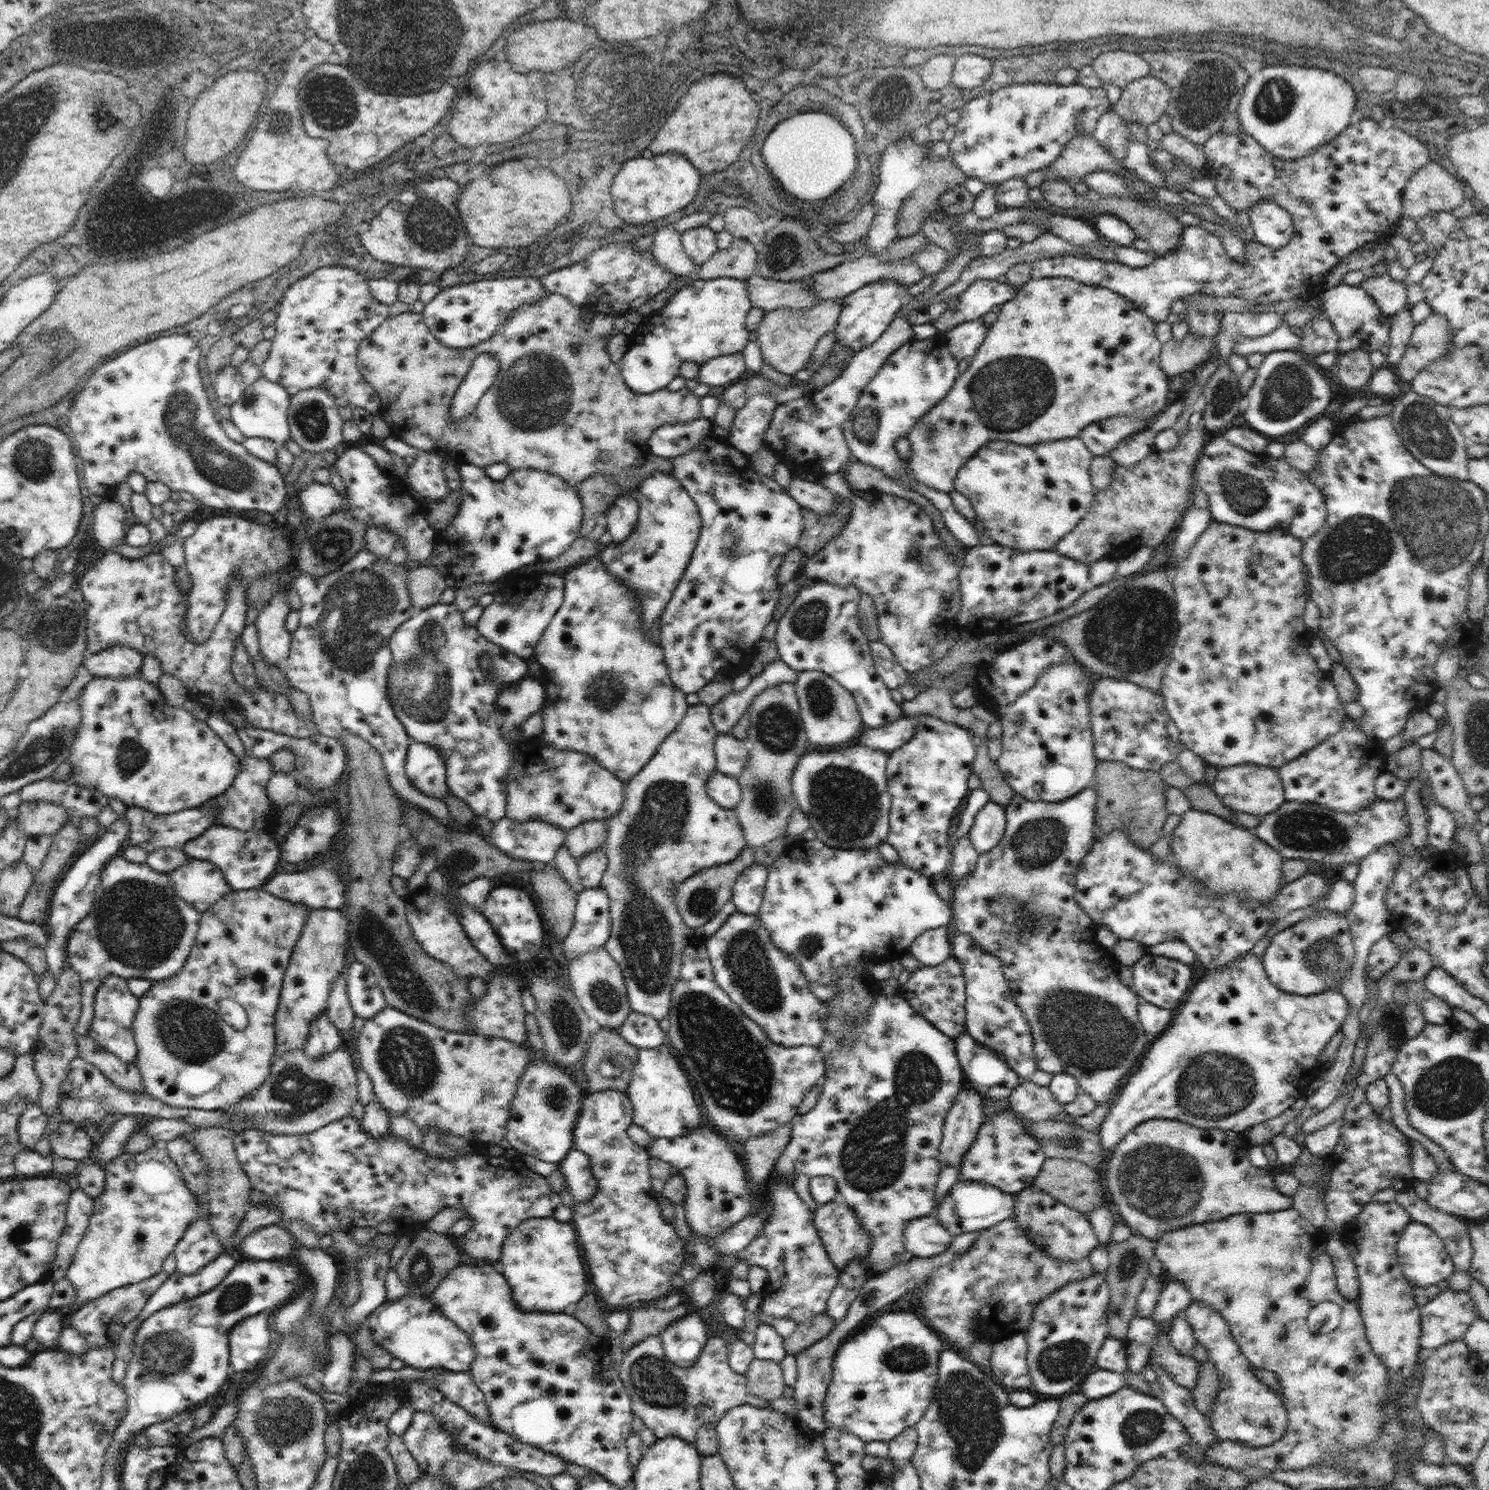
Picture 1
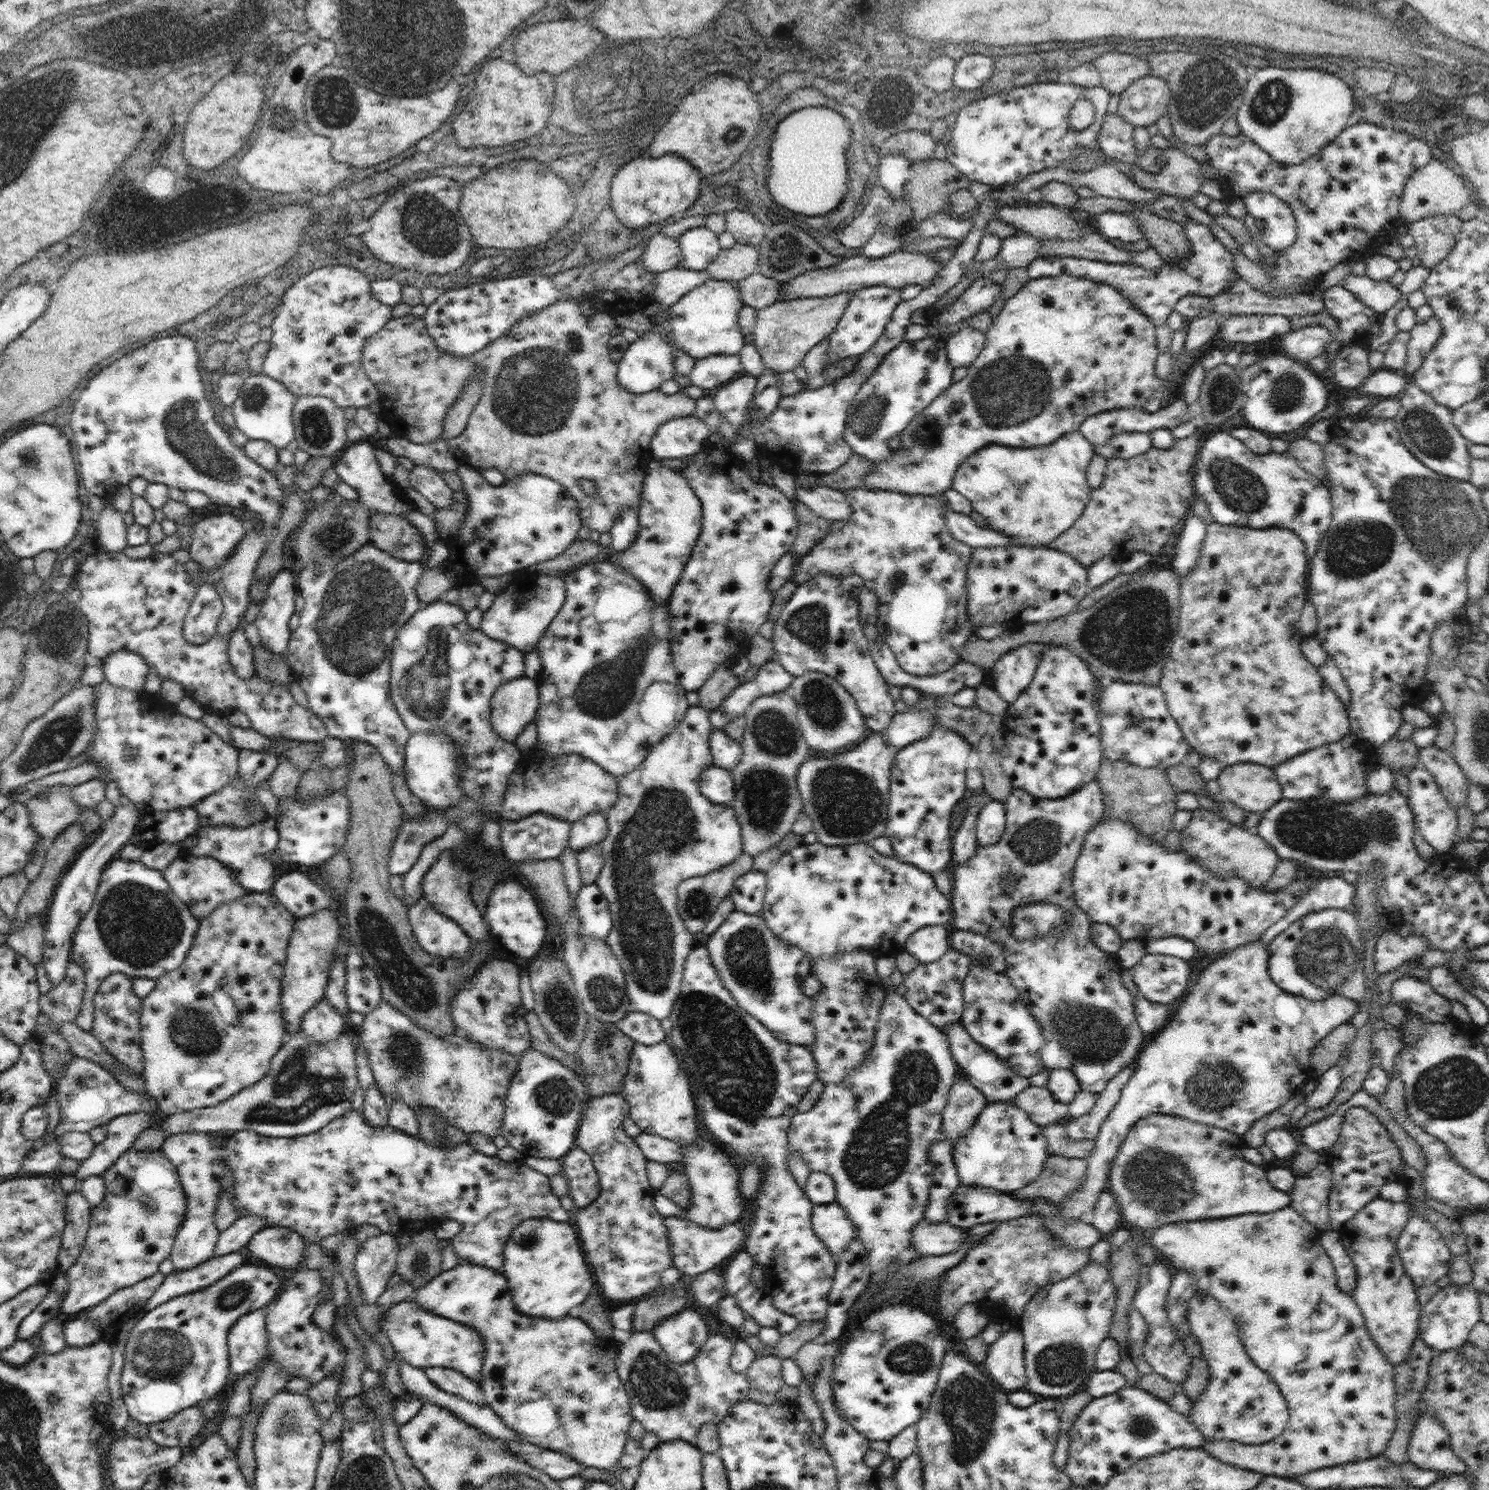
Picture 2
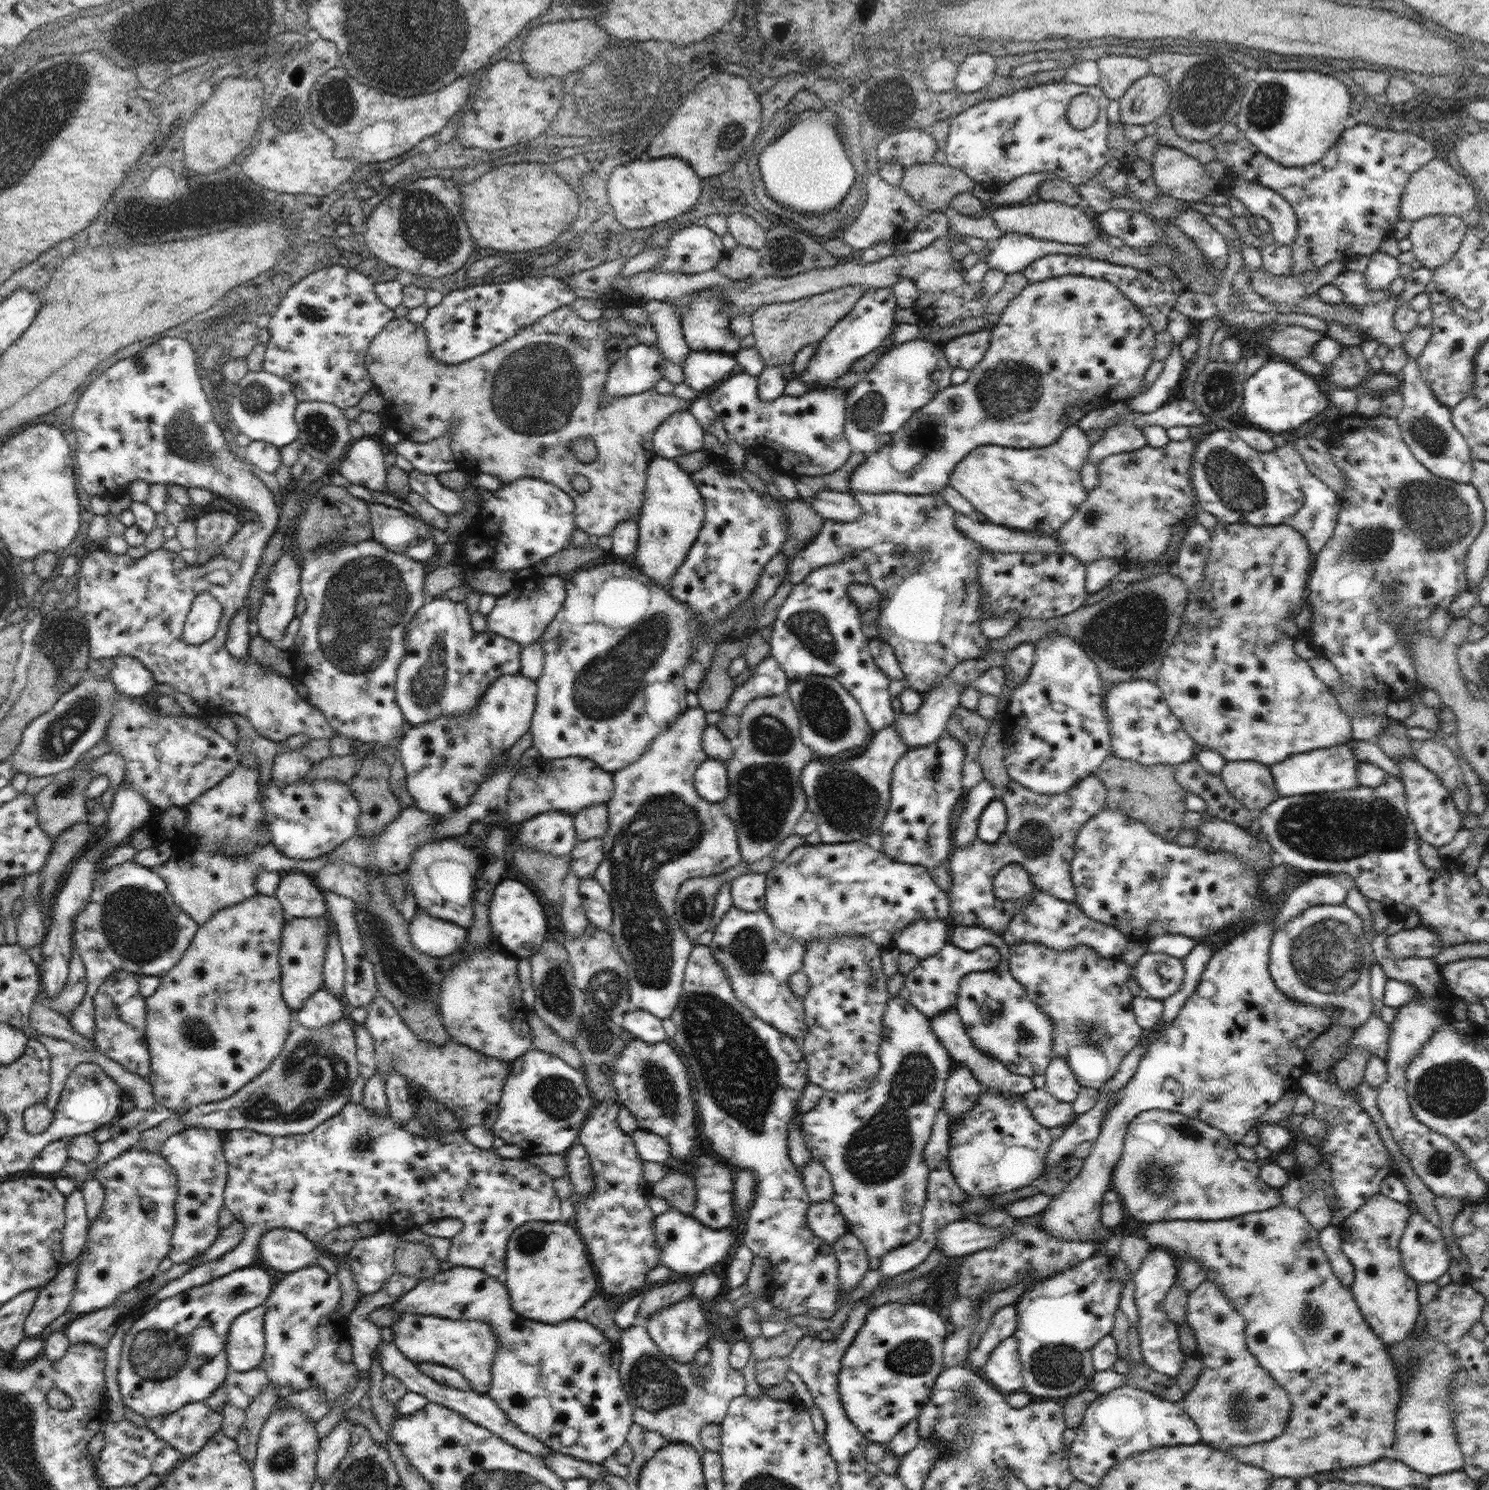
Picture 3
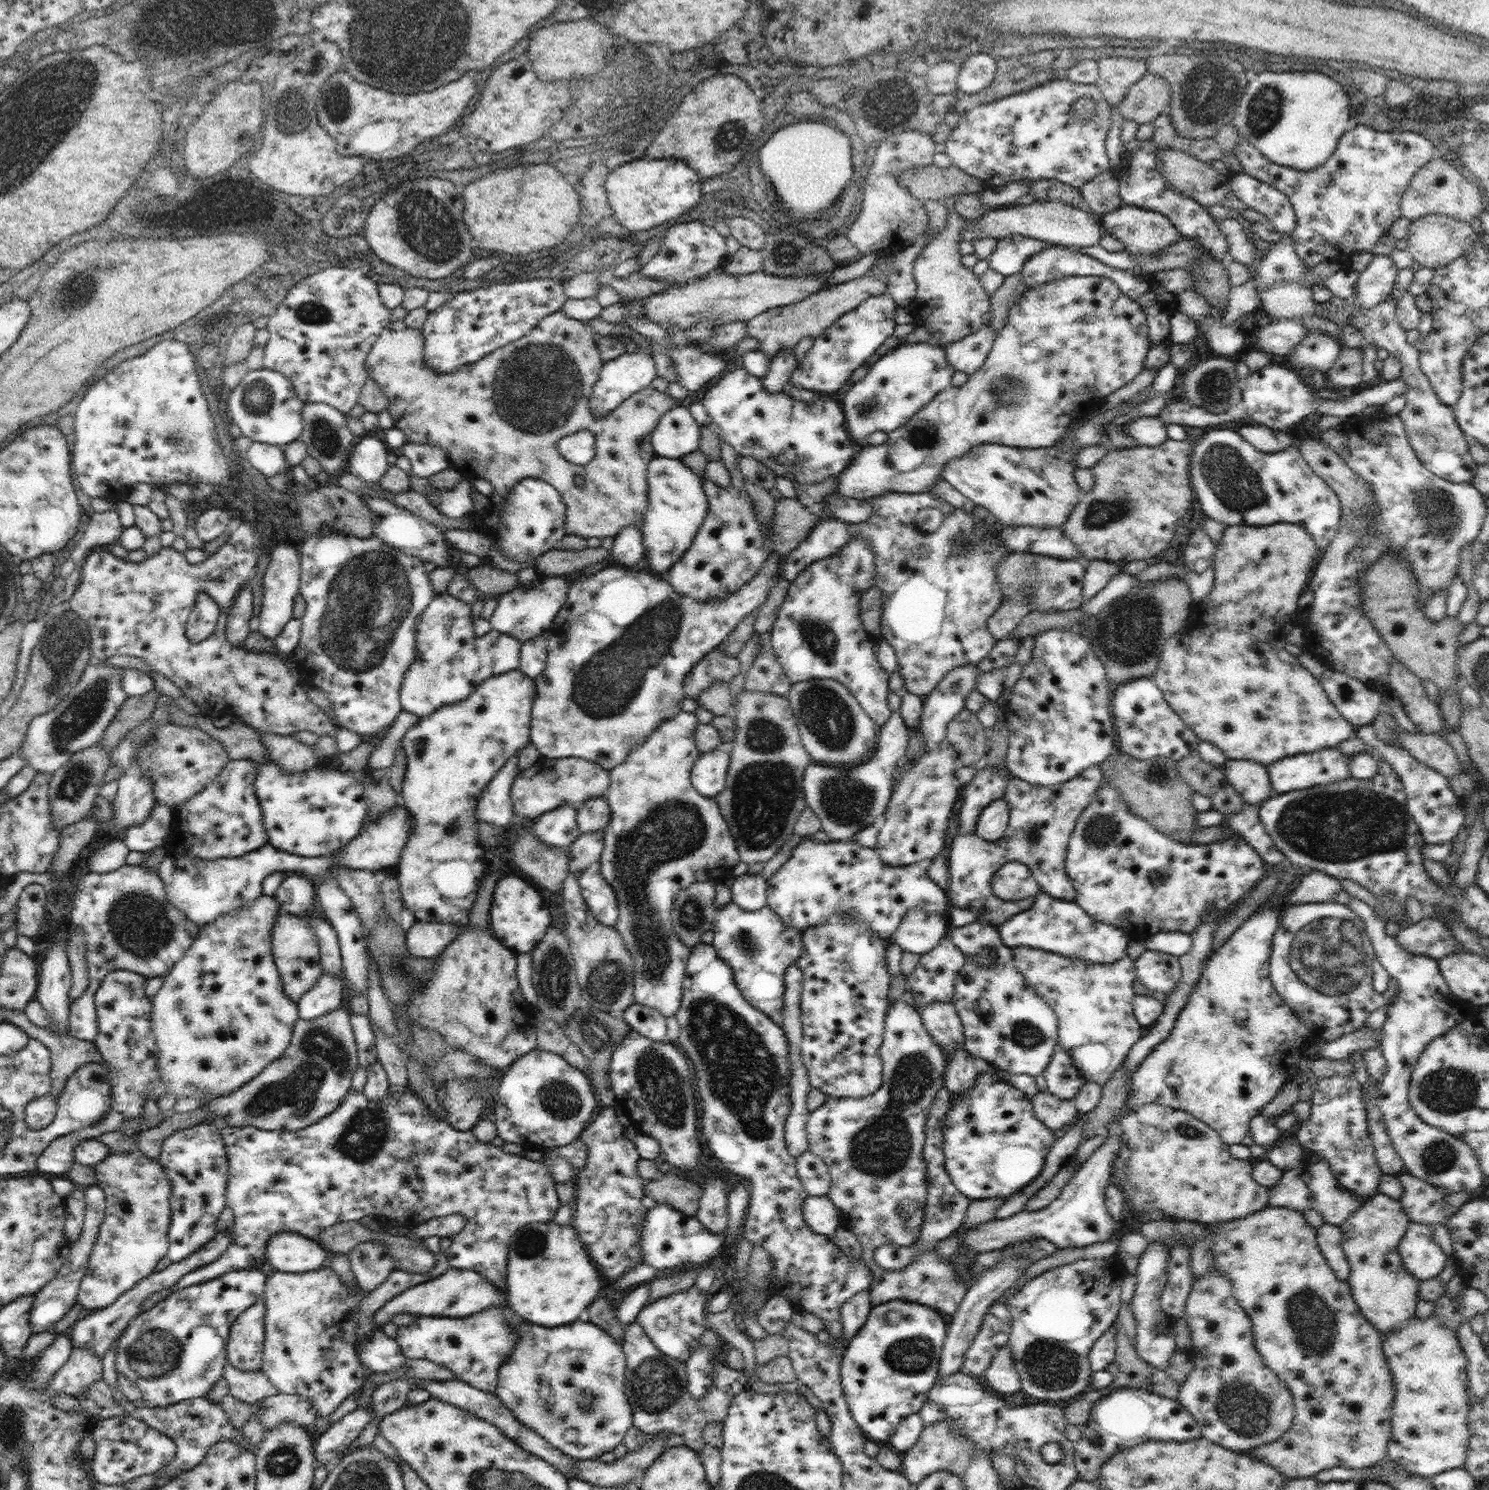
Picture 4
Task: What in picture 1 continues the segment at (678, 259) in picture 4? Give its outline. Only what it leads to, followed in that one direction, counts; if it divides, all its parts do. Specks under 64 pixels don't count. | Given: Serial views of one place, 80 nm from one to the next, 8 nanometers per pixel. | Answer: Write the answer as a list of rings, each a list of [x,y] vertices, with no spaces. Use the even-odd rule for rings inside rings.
[[[707,226],[690,228],[684,231],[681,234],[681,243],[687,256],[698,268],[704,262],[709,261],[718,250],[715,232]]]

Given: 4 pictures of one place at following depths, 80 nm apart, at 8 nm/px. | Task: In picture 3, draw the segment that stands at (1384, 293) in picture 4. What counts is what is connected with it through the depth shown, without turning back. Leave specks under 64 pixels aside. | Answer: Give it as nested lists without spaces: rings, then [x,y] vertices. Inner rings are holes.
[[[1379,251],[1370,255],[1369,258],[1370,262],[1364,273],[1368,288],[1373,291],[1387,289],[1401,274],[1399,261]]]

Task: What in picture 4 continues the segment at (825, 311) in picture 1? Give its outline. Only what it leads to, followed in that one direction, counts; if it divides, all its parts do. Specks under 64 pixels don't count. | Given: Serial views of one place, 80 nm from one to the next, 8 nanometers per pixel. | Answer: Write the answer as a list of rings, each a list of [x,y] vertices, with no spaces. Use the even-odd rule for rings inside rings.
[[[866,273],[859,279],[852,279],[830,288],[822,289],[816,294],[808,295],[804,300],[786,306],[779,306],[761,312],[757,317],[746,322],[747,337],[756,338],[760,342],[767,357],[772,360],[781,348],[794,348],[802,338],[816,338],[820,333],[840,320],[843,314],[854,310],[870,295],[879,295],[887,290],[886,281],[876,278],[872,273]]]

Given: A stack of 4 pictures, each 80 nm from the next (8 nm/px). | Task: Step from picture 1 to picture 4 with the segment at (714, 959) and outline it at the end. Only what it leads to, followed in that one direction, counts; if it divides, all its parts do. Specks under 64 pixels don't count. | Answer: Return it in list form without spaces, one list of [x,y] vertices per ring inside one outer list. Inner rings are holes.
[[[734,901],[718,909],[712,931],[714,940],[711,945],[716,949],[717,955],[731,966],[736,986],[741,990],[746,1002],[780,1024],[780,1019],[782,1019],[780,1013],[782,1013],[784,1002],[785,974],[787,968],[793,962],[796,963],[800,953],[804,952],[801,932],[793,926],[786,926],[768,905],[763,906],[760,910],[748,911],[740,908]]]

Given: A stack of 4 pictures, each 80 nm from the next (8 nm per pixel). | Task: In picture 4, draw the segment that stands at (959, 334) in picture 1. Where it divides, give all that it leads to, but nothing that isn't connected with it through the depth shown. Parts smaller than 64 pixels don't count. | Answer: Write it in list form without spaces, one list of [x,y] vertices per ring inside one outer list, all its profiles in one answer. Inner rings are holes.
[[[985,326],[958,342],[946,345],[944,349],[948,362],[956,371],[974,374],[984,364],[996,335],[995,328]]]

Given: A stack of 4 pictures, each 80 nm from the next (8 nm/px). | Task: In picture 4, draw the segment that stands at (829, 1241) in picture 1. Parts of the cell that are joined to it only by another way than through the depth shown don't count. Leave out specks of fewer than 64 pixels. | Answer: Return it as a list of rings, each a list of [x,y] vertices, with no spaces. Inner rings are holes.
[[[808,1194],[802,1206],[802,1216],[808,1226],[818,1234],[832,1237],[839,1229],[839,1209],[834,1206],[827,1195],[814,1196]]]

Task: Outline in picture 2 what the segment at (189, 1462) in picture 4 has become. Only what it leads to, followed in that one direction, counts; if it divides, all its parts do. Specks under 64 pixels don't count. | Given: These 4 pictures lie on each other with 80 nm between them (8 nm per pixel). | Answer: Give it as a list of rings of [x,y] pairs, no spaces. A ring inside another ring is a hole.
[[[201,1404],[181,1410],[174,1418],[149,1425],[149,1437],[160,1446],[179,1446],[182,1450],[192,1447],[192,1440],[198,1438],[206,1428]]]

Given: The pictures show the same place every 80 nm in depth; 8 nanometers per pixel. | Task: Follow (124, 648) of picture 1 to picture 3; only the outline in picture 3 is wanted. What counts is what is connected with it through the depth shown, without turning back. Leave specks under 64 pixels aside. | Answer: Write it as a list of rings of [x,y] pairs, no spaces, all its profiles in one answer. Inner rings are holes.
[[[130,656],[115,658],[114,667],[109,671],[117,692],[129,697],[142,697],[157,684],[150,670]]]

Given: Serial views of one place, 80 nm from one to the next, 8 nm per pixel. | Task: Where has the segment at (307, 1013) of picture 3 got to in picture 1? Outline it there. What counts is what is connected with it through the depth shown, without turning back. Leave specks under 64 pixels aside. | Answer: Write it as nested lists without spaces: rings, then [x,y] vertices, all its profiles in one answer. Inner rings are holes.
[[[326,1012],[311,1022],[305,1053],[310,1058],[326,1056],[343,1046],[344,1039]]]

